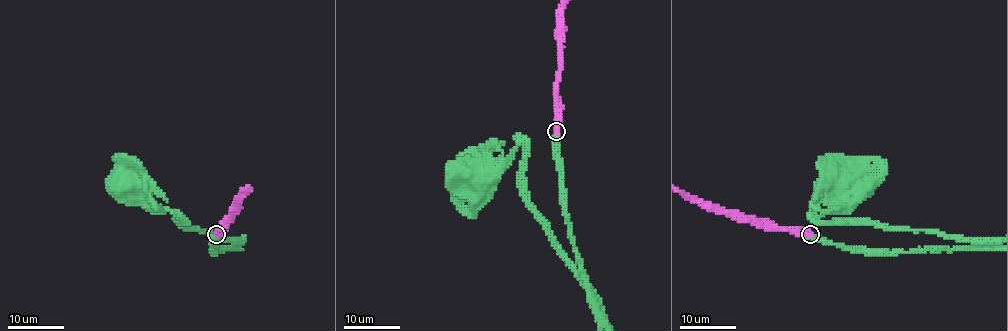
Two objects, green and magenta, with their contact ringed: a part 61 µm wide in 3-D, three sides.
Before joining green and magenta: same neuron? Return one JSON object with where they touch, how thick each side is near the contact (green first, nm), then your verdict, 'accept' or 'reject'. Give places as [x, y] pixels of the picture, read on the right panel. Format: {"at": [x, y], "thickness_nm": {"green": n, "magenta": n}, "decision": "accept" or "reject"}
{"at": [810, 234], "thickness_nm": {"green": 460, "magenta": 550}, "decision": "accept"}

